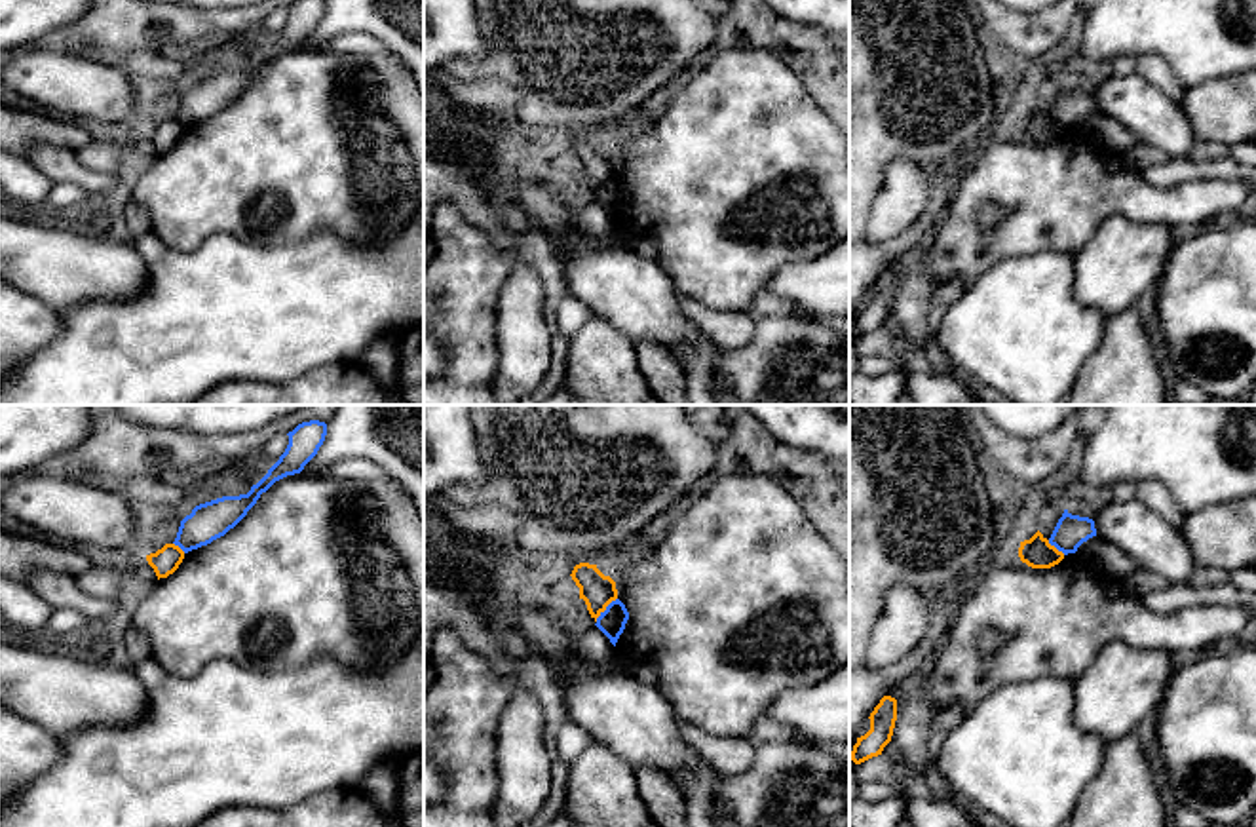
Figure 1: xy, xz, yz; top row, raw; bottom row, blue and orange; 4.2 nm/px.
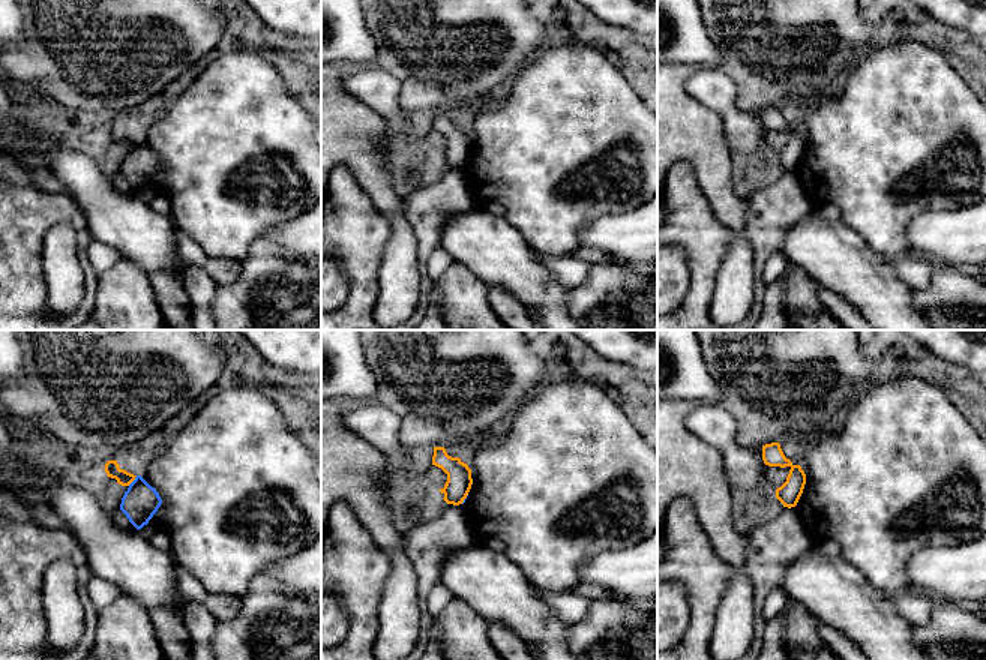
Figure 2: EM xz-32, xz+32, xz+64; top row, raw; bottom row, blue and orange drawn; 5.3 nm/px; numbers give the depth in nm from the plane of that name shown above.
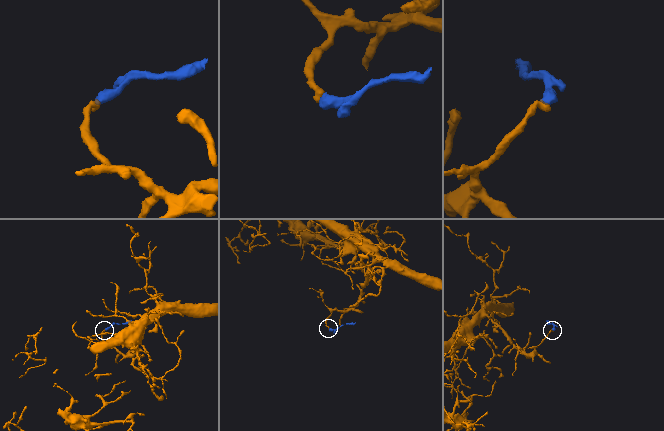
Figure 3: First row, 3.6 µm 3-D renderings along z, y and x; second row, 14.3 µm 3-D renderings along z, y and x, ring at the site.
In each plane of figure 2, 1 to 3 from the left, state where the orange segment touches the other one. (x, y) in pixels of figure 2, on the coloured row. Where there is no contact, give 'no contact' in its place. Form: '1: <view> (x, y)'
1: xz-32 (134, 480)
2: xz+32 (465, 498)
3: no contact

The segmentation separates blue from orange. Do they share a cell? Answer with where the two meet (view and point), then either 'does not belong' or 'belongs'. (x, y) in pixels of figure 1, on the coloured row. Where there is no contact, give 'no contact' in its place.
xz (607, 609) | does not belong

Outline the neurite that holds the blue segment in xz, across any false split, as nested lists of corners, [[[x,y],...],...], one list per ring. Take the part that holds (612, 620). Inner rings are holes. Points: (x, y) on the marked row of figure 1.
[[[616,599],[612,601],[604,612],[597,618],[597,627],[610,639],[610,643],[616,646],[619,635],[625,629],[625,624],[629,620],[629,612],[625,605]]]

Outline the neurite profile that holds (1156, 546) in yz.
[[[1140,500],[1110,502],[1093,521],[1096,536],[1134,559],[1138,568],[1165,578],[1170,586],[1191,584],[1197,563],[1184,532]]]

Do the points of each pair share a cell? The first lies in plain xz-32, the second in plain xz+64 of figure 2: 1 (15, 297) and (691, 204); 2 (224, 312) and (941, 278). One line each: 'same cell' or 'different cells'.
1: same cell
2: same cell

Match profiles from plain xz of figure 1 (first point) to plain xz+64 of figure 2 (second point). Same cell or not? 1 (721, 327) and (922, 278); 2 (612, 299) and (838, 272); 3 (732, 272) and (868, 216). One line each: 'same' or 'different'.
1: same
2: same
3: same

